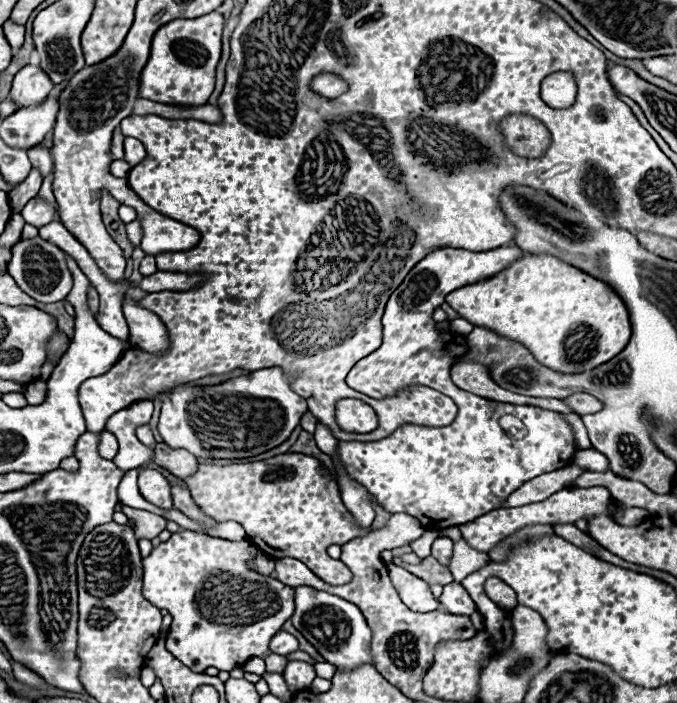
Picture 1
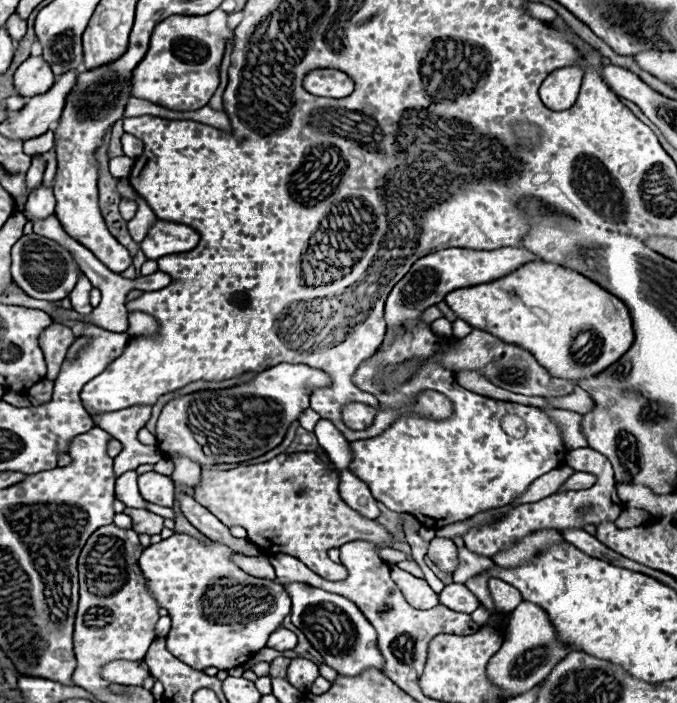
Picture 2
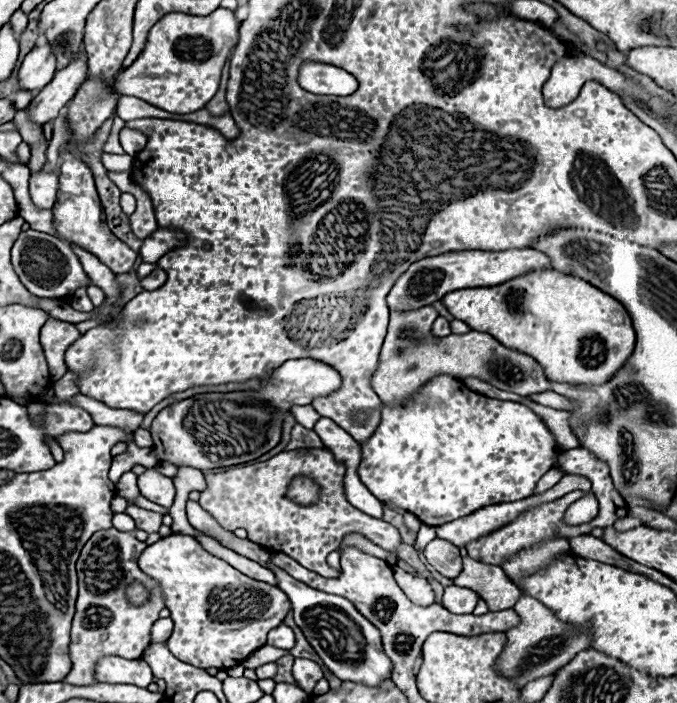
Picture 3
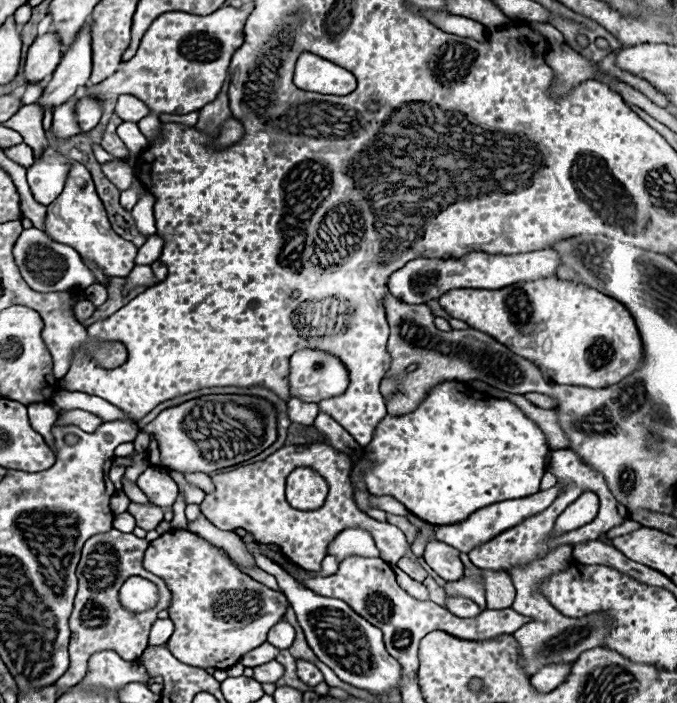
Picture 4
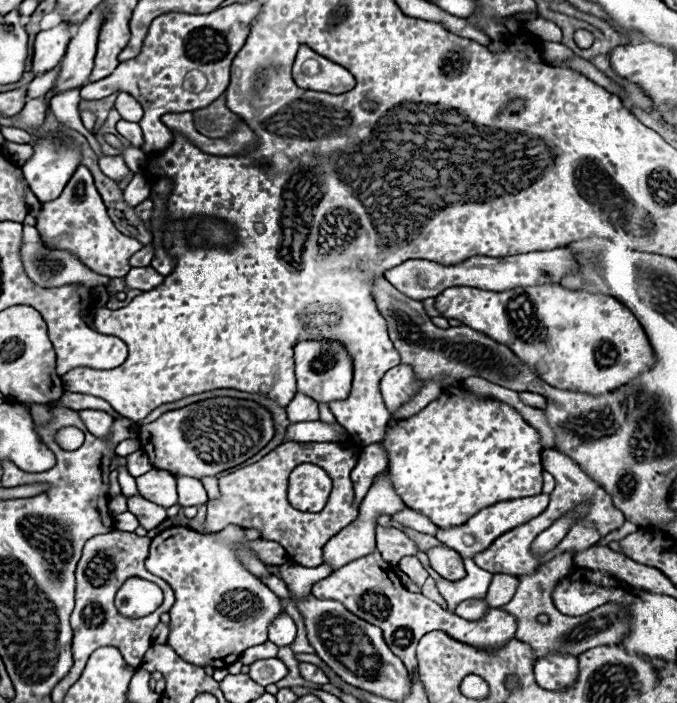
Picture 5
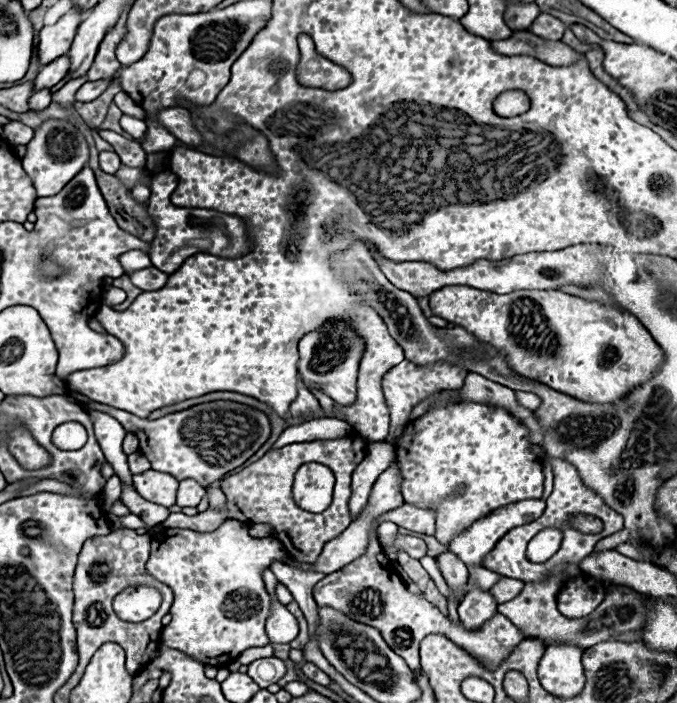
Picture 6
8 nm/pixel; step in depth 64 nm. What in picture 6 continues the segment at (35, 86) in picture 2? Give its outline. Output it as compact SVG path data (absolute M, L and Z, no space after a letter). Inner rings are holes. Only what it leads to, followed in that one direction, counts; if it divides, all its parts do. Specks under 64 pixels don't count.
M72 8L54 26L46 26L40 30L40 34L38 34L38 58L40 58L42 66L68 54L70 42L74 40L76 28L78 28L82 18L84 18L84 14L76 8Z

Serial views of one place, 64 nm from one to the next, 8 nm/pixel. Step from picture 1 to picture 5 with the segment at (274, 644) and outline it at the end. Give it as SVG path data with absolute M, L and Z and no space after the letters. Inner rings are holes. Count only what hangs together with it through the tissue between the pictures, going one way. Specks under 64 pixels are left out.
M280 614L268 628L268 640L276 646L290 646L296 638L296 626L288 614Z

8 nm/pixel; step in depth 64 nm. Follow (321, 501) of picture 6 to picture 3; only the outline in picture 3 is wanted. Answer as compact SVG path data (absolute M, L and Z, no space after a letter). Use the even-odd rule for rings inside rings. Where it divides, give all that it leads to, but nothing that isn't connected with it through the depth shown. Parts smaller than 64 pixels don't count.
M296 478L292 484L290 484L290 498L294 502L300 502L300 504L310 504L310 502L316 502L316 496L318 496L320 488L318 484L314 484L312 480L308 478Z

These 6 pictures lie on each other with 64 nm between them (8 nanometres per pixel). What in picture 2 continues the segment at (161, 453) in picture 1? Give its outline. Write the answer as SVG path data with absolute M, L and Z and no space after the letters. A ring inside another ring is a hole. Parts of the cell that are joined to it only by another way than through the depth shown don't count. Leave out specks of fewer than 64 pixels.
M176 456L176 458L170 458L174 462L174 474L172 478L180 484L186 484L186 486L194 486L198 480L200 480L200 466L194 464L190 458L184 458L184 456Z

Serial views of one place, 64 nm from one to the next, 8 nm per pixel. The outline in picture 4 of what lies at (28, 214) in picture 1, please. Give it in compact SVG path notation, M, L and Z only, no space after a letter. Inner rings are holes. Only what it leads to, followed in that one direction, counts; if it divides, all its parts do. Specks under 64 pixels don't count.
M46 150L40 160L28 168L28 184L34 198L48 206L62 192L68 174L68 160L54 150Z

